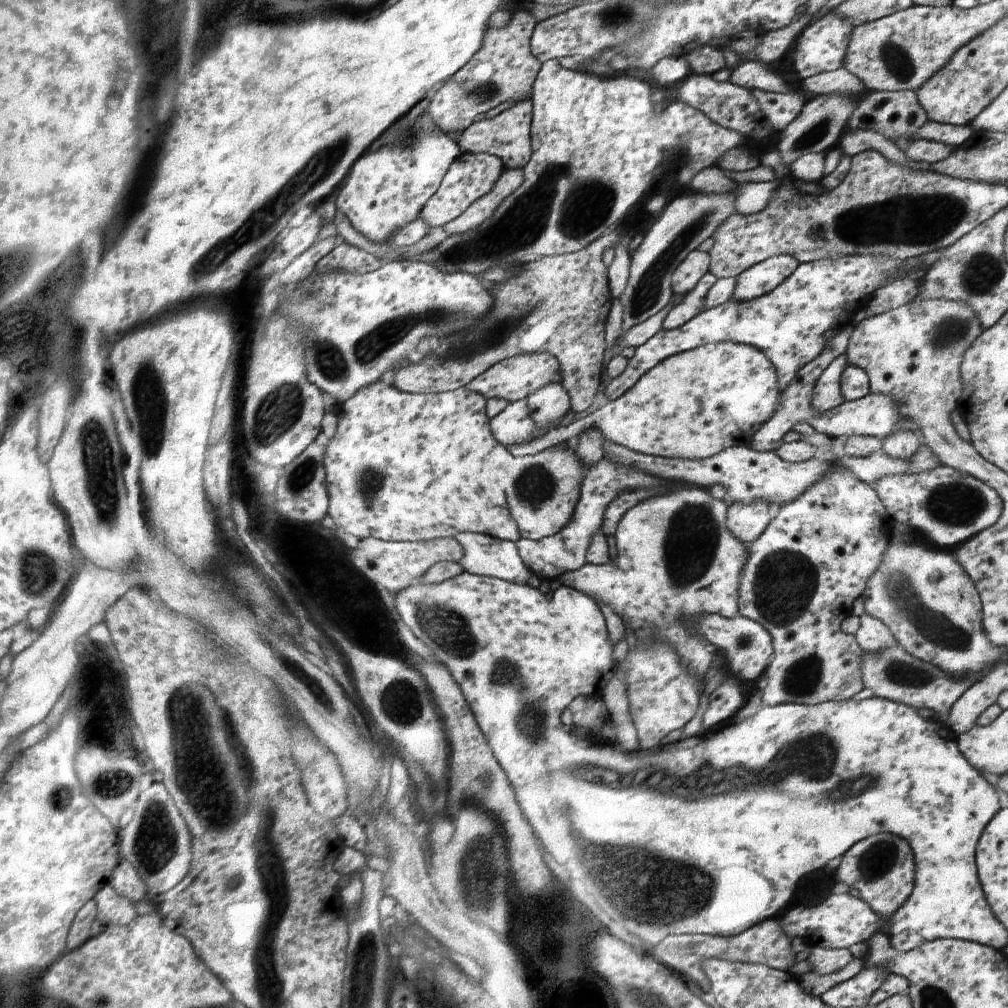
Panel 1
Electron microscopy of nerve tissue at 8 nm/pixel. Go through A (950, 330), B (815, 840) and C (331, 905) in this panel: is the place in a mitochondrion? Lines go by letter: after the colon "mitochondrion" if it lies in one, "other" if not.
A: mitochondrion
B: other
C: other

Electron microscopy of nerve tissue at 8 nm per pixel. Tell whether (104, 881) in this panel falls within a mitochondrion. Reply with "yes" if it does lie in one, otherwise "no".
no

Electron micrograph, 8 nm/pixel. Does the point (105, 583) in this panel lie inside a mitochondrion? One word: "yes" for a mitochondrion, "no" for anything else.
no

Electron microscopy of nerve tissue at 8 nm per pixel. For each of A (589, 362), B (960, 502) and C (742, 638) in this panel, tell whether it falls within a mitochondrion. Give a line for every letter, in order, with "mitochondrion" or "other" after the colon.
A: other
B: mitochondrion
C: mitochondrion

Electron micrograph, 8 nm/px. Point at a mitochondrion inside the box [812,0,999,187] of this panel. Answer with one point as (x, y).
(900, 63)

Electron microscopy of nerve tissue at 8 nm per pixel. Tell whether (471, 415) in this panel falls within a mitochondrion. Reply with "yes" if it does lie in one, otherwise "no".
no

